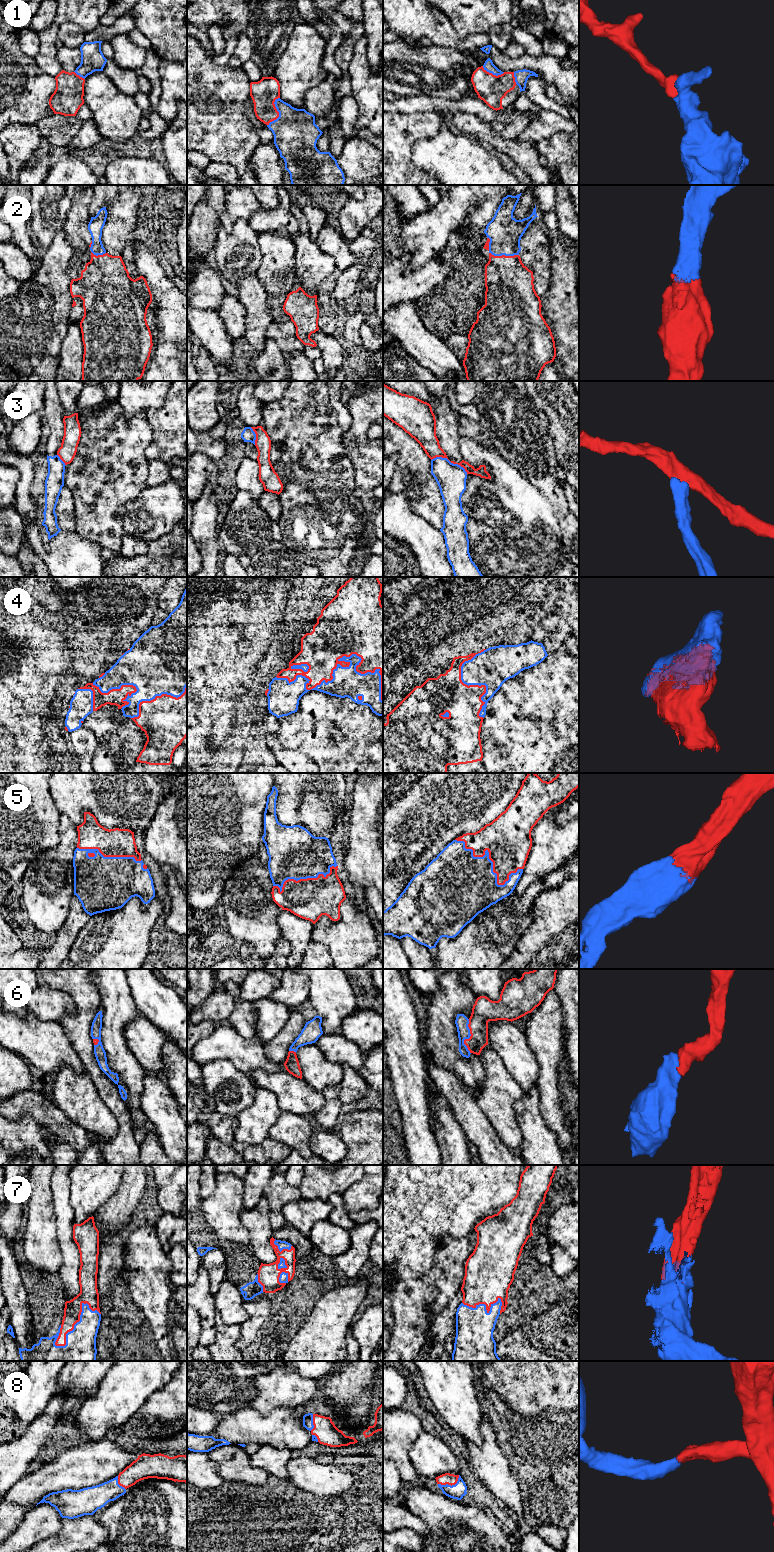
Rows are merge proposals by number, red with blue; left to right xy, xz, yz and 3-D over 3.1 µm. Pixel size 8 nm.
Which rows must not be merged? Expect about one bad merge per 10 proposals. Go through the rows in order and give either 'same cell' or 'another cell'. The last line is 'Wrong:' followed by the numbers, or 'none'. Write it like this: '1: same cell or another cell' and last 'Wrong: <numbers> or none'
1: same cell
2: same cell
3: another cell
4: same cell
5: same cell
6: same cell
7: same cell
8: same cell
Wrong: 3

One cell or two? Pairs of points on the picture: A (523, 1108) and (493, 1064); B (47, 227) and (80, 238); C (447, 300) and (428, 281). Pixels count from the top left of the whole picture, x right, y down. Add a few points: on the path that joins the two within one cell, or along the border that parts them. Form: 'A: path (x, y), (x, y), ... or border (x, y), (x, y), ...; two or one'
A: border (525, 1092), (515, 1103), (518, 1124); two
B: border (69, 206), (63, 229); two
C: border (451, 270), (442, 283), (415, 300); two

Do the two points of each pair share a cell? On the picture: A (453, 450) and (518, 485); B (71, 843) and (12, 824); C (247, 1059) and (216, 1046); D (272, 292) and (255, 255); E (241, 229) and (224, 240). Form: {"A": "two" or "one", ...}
{"A": "two", "B": "two", "C": "one", "D": "two", "E": "one"}

